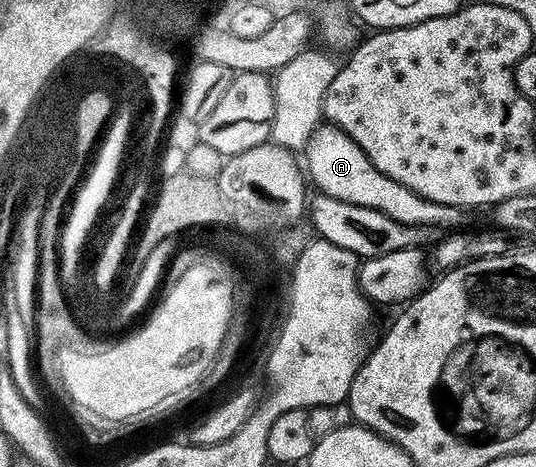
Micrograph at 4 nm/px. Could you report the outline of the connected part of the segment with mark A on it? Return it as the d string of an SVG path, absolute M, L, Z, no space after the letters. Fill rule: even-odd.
M325 121L310 133L303 146L304 162L307 164L307 175L312 186L327 197L335 197L351 205L363 205L367 209L375 209L379 213L387 213L395 221L403 225L419 225L444 229L457 223L463 215L462 208L436 203L430 199L422 199L411 189L399 185L391 177L378 174L369 162L367 153L359 149L359 145L347 132L332 123ZM309 162L309 167L308 163ZM314 183L314 185L313 185Z

